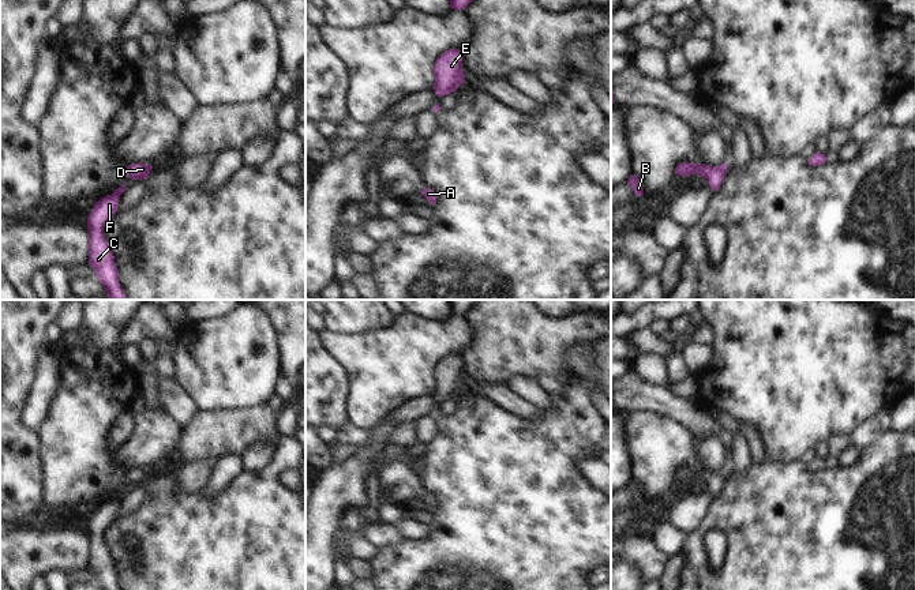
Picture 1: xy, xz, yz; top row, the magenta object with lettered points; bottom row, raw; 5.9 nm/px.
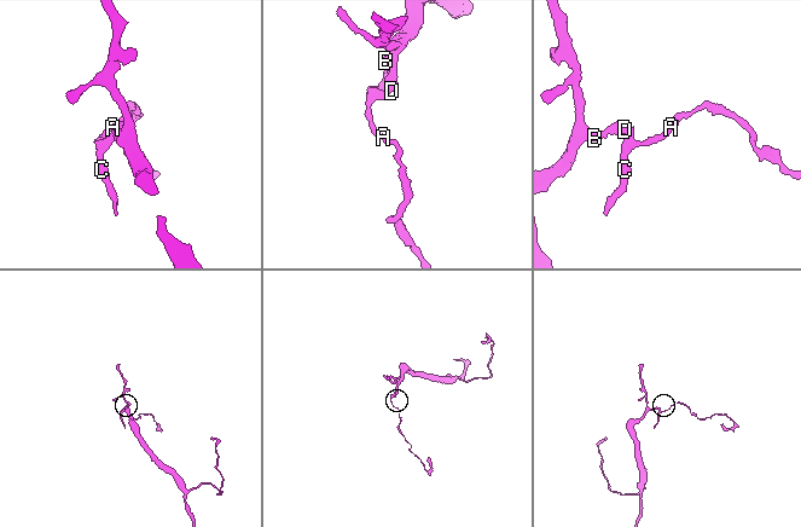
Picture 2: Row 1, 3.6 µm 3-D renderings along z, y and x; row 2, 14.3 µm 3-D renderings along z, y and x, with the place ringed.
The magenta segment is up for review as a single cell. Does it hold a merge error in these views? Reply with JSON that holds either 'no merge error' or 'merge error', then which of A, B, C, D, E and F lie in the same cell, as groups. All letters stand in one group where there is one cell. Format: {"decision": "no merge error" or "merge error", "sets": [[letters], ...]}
{"decision": "no merge error", "sets": [["A", "B", "C", "D", "E", "F"]]}

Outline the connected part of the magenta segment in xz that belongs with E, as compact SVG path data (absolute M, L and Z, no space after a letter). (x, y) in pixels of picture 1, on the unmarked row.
M460 354L443 357L434 369L434 395L439 403L454 398L465 386Z

